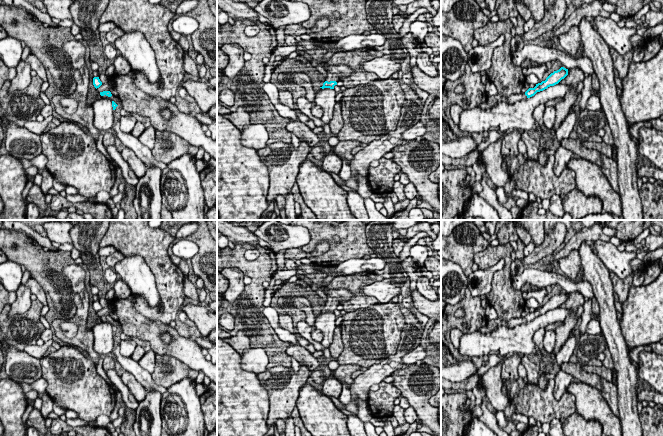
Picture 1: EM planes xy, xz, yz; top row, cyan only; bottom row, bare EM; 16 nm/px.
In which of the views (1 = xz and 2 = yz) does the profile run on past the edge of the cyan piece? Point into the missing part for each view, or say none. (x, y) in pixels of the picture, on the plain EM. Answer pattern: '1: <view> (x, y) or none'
1: xz (334, 296)
2: yz (513, 322)

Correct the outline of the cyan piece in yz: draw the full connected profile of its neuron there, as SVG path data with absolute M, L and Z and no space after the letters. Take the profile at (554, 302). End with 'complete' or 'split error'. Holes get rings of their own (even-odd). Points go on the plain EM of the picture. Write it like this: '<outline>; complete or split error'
M561 291L559 294L551 297L545 305L536 308L534 312L529 312L525 317L512 318L507 322L508 328L514 328L518 325L525 324L534 320L537 316L543 315L550 310L558 308L562 303L568 299L568 293Z; split error

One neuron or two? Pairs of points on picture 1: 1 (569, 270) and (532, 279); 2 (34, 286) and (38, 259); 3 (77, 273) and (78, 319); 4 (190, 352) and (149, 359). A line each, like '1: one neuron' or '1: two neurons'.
1: two neurons
2: two neurons
3: one neuron
4: two neurons

